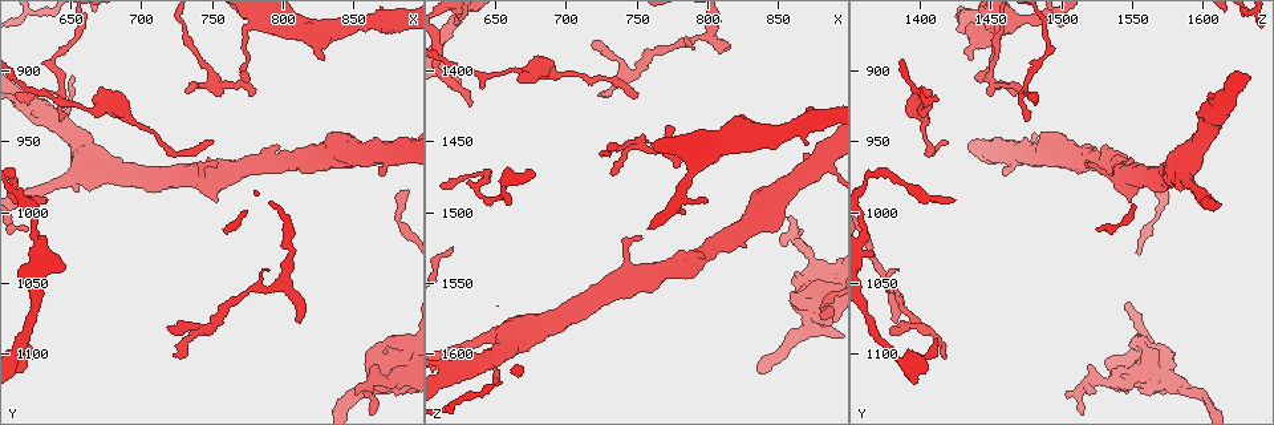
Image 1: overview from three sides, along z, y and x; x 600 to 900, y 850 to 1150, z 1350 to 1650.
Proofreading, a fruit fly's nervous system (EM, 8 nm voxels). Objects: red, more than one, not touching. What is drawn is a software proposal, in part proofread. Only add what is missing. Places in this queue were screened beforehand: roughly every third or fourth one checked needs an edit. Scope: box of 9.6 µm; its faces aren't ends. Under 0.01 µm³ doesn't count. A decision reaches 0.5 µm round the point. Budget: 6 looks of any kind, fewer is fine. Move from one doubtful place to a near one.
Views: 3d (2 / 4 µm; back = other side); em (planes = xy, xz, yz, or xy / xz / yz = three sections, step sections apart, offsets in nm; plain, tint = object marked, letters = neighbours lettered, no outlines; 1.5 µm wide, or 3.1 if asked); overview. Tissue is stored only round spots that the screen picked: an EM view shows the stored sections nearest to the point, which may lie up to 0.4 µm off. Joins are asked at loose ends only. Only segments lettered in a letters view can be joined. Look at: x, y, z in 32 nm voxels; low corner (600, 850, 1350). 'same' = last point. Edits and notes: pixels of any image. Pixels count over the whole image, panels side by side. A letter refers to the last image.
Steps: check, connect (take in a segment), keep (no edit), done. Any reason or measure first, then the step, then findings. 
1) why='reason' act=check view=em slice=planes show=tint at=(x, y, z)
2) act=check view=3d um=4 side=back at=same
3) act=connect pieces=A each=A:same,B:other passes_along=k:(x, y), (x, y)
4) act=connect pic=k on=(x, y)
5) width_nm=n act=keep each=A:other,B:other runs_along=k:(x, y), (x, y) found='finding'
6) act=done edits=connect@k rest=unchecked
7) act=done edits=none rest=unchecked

why='thin end' act=check view=em slice=planes show=letters at=(780, 920, 1464)

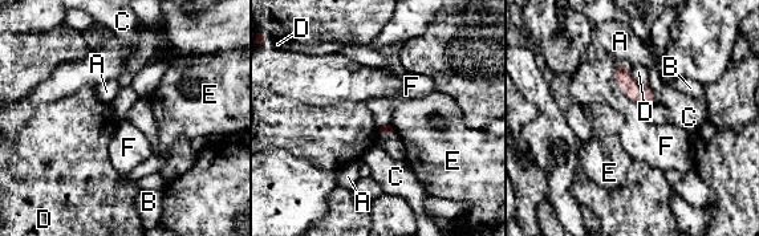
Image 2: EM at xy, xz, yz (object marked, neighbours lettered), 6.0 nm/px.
act=keep each=A:other,B:other,C:other,D:other,E:other,F:other border=2:(389, 125), (396, 131) found='none of them fits'

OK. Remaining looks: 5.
why='thick end' act=check view=em slice=xz step=8 show=letters at=(828, 892, 1436)

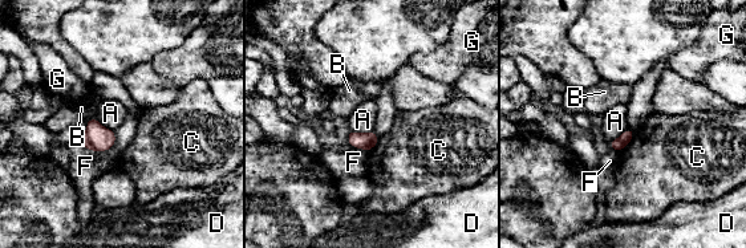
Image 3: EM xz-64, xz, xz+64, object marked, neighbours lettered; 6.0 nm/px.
why='another direction' act=check view=em slice=planes show=letters at=same

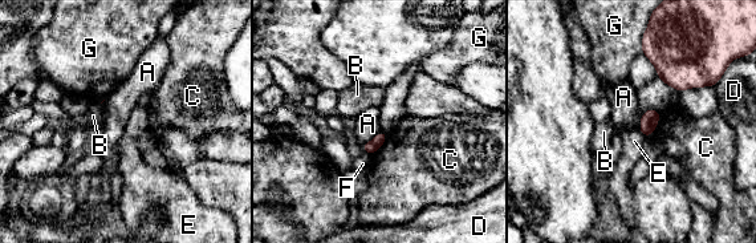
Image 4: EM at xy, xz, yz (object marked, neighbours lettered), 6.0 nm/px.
act=keep each=A:other,B:other,C:other,D:other,E:other,F:other,G:other found='none of them fits'

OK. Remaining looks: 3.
act=check view=em slice=planes show=letters at=(808, 1078, 1384)

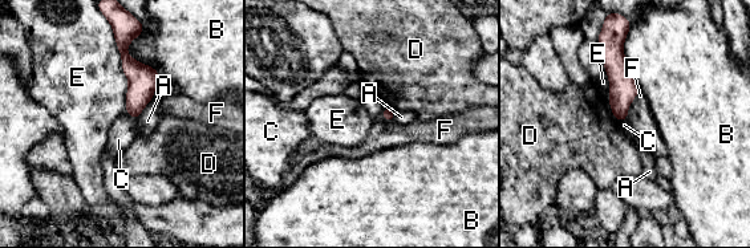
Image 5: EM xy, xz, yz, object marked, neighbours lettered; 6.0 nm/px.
longest_contact=E:500nm act=keep each=A:other,B:other,C:other,D:other,E:other,F:other runs_along=5:(120, 41), (136, 72), (134, 114) found='none of them fits'

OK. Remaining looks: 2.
act=done edits=none rest=unchecked

